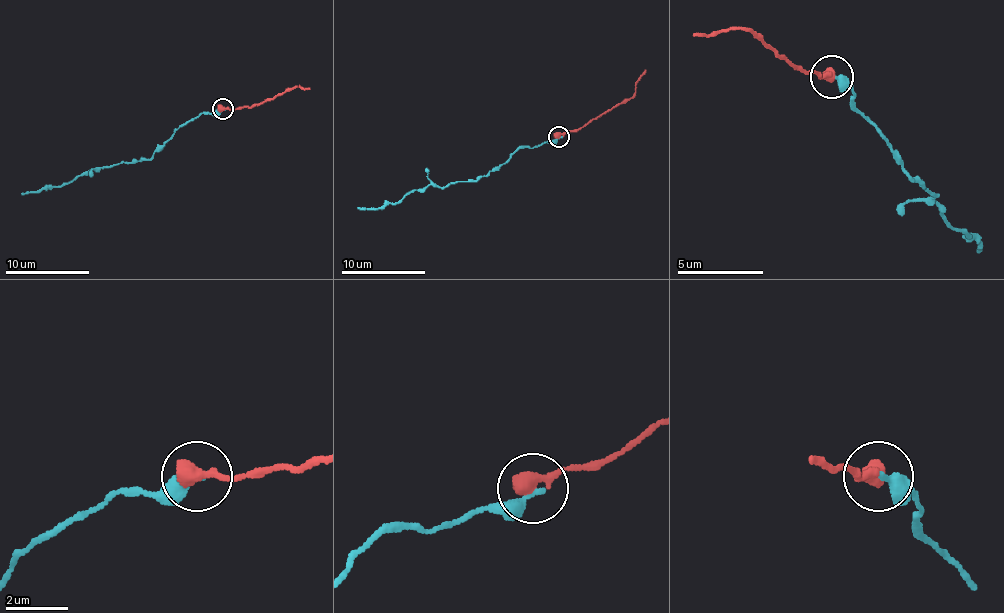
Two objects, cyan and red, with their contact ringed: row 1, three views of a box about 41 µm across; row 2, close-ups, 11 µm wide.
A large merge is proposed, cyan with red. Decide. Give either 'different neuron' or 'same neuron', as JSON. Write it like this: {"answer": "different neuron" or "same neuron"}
{"answer": "same neuron"}

